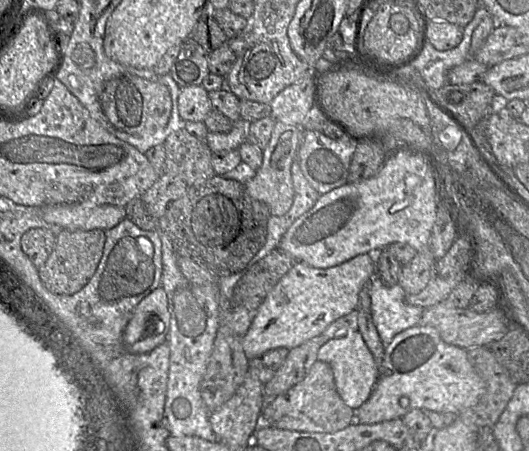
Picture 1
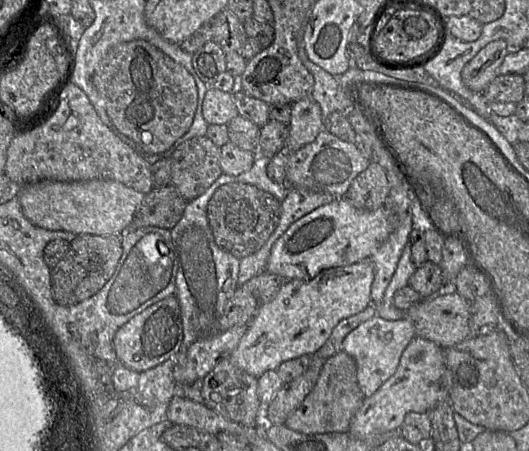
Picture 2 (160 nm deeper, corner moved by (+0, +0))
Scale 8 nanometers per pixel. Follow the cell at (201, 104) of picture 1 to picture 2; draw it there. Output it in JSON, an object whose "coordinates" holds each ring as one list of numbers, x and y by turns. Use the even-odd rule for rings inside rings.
{"coordinates":[[216,88,207,90,202,103,202,113,209,125,227,125,239,115,233,100,233,94]]}

